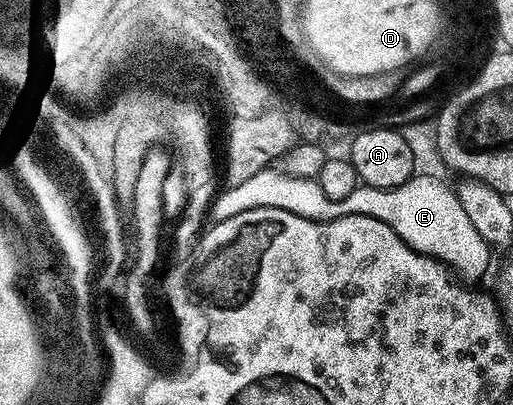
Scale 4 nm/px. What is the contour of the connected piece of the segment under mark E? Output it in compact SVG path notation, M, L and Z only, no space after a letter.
M270 166L242 184L222 189L214 197L209 216L216 223L259 207L282 208L318 222L343 215L373 216L389 224L415 251L447 263L467 282L477 282L486 274L493 253L462 209L454 189L445 180L437 178L412 175L409 181L395 189L377 189L361 184L347 198L333 201L321 191L318 179L290 176Z

